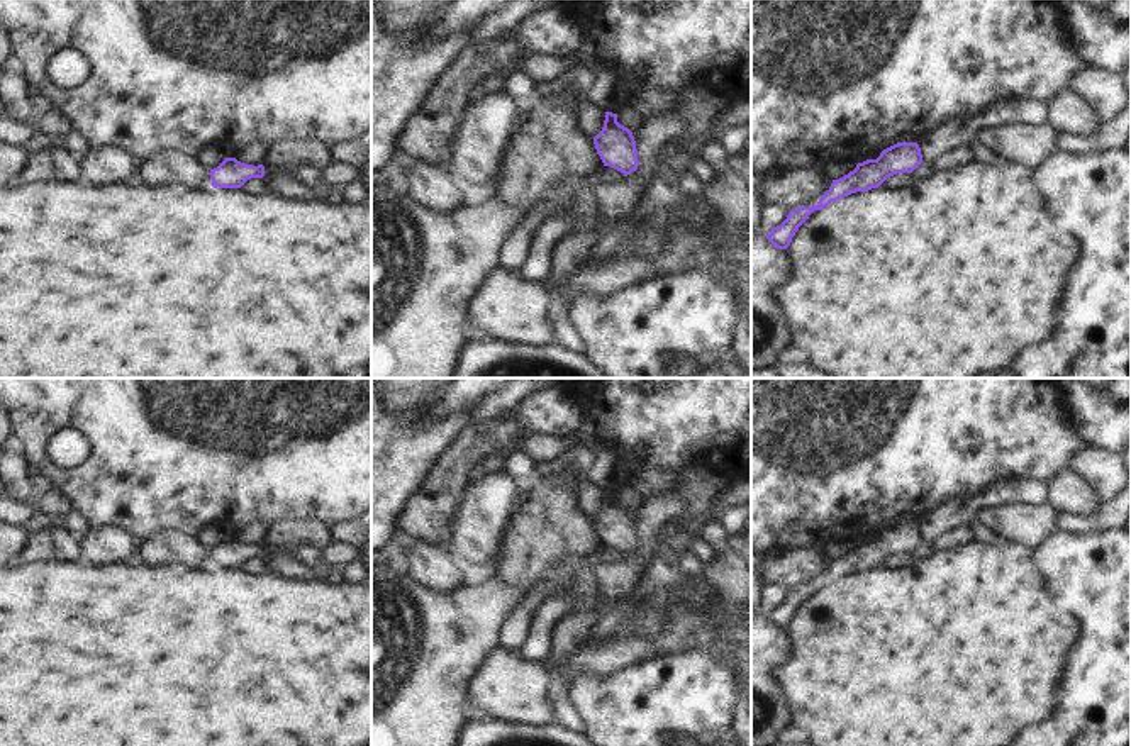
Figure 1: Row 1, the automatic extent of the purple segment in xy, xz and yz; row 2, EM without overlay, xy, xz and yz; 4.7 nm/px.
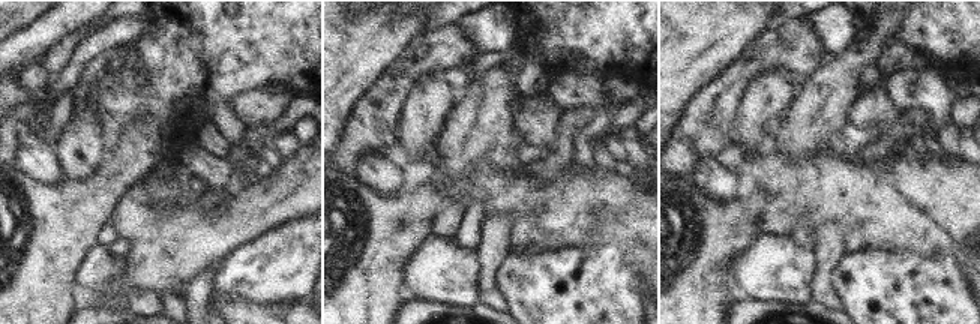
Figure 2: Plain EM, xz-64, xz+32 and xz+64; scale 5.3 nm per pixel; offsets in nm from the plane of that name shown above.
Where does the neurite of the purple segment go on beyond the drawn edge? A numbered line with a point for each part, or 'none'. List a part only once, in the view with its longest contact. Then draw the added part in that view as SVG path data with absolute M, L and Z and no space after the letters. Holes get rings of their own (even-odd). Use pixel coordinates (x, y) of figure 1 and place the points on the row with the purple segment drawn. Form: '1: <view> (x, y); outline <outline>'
none

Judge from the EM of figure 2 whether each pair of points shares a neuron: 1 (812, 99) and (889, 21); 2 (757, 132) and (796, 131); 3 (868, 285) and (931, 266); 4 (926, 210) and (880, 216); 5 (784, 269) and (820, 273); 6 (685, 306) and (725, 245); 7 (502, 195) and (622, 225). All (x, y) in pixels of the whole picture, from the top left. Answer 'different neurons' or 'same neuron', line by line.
1: same neuron
2: different neurons
3: same neuron
4: same neuron
5: different neurons
6: same neuron
7: same neuron

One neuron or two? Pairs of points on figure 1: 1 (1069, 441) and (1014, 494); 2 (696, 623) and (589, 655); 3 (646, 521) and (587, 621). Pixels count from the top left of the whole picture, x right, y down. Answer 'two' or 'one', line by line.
1: two
2: one
3: one

